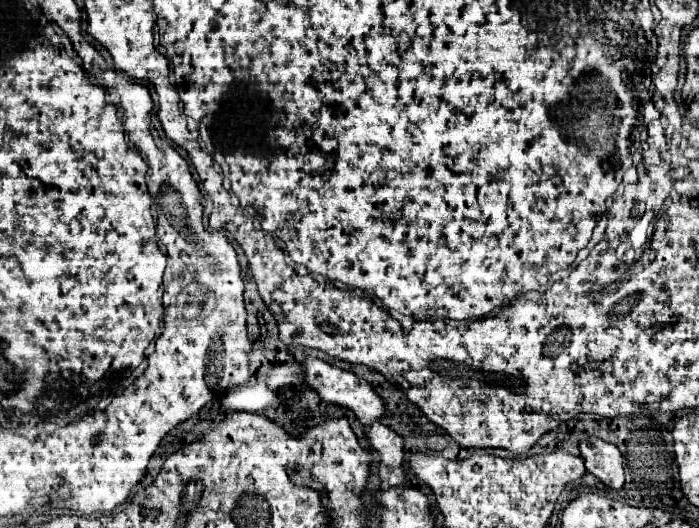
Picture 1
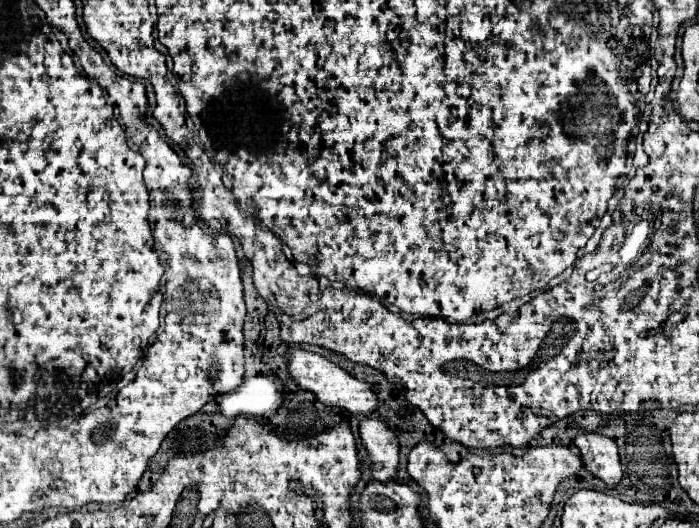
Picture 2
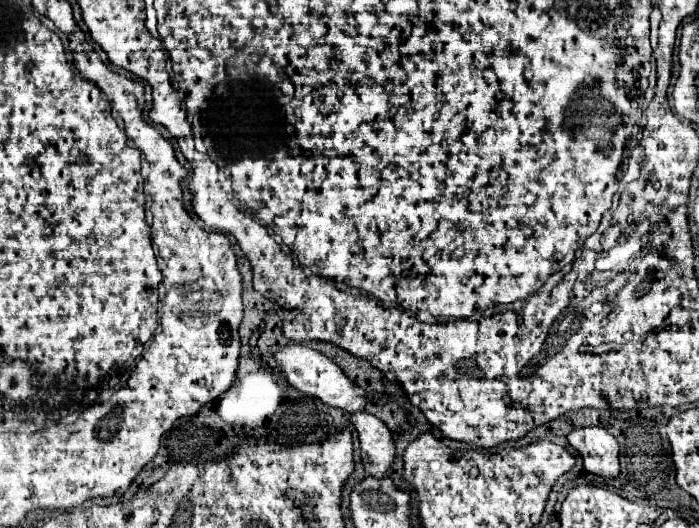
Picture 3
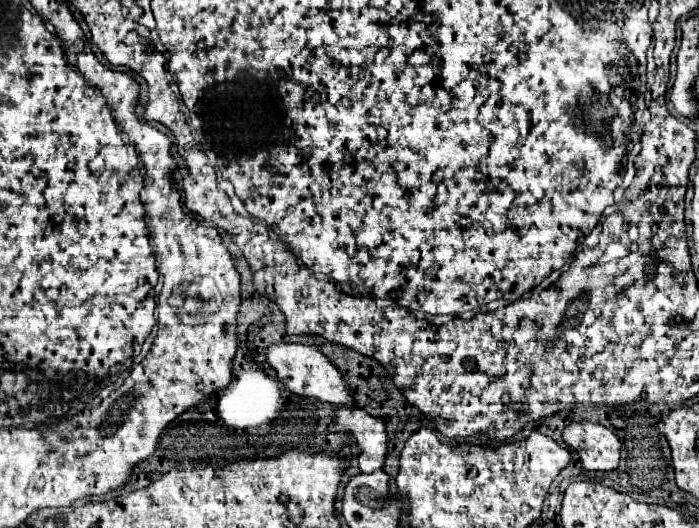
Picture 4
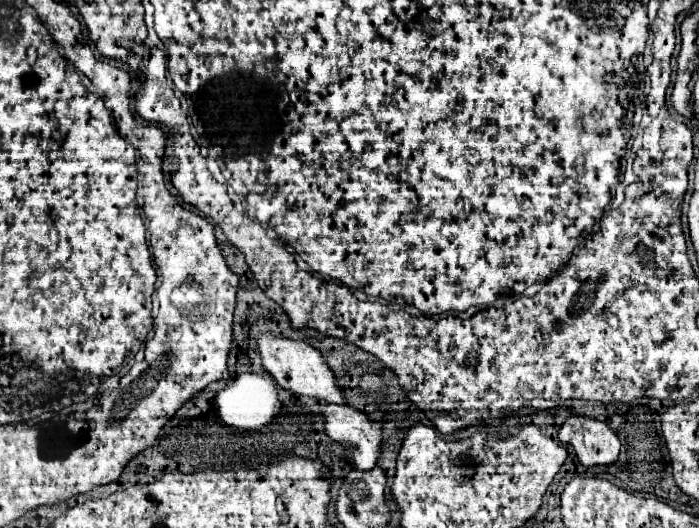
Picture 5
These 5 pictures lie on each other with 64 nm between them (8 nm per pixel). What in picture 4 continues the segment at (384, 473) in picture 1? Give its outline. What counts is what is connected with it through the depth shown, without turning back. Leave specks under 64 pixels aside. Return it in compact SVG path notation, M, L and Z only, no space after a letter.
M338 406L334 412L334 428L336 432L352 434L360 454L358 454L358 466L360 472L370 474L384 464L386 456L386 428L380 418L370 416L362 408L348 408Z

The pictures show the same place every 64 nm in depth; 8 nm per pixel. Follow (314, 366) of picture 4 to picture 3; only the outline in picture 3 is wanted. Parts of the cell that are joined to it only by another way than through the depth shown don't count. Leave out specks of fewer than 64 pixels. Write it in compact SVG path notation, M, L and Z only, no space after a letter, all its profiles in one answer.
M288 344L288 346L276 350L274 360L278 362L278 368L284 374L284 378L288 380L288 384L292 388L296 388L298 392L314 396L314 398L320 398L324 404L342 408L346 412L364 410L364 404L366 404L364 390L354 386L350 382L350 378L330 358L326 358L322 352L312 350L312 348L304 346L304 344Z

